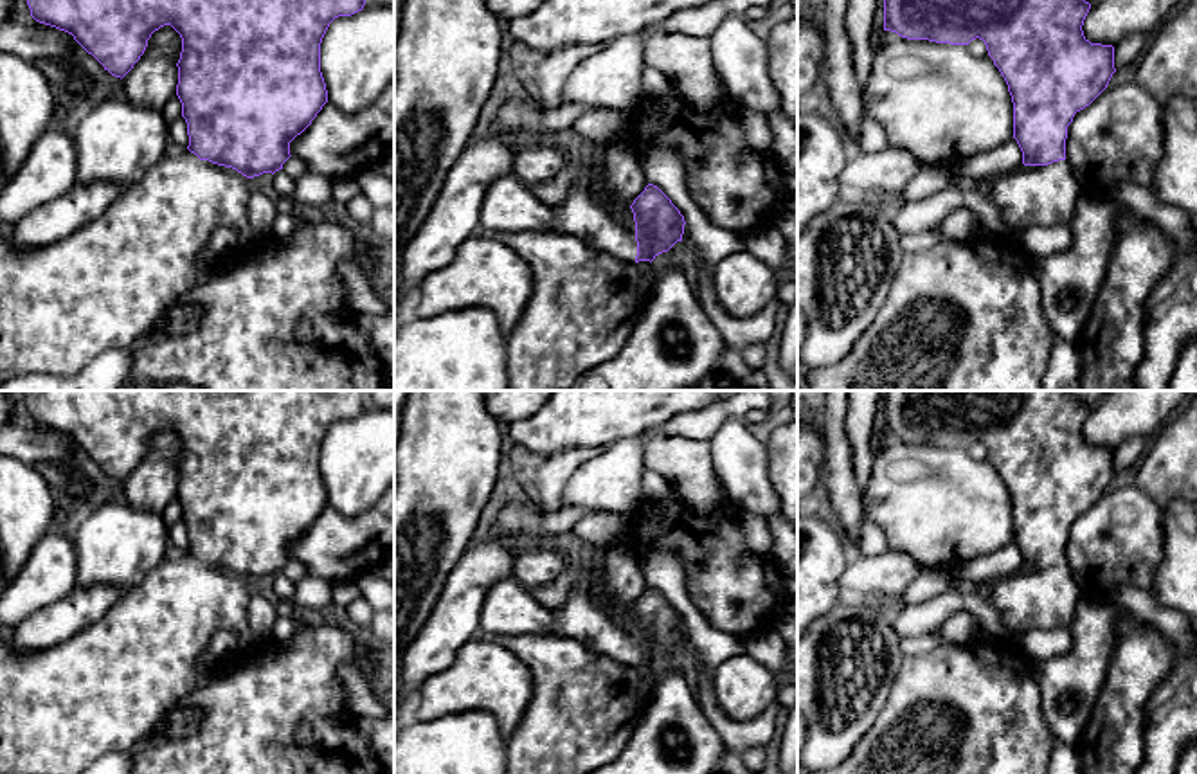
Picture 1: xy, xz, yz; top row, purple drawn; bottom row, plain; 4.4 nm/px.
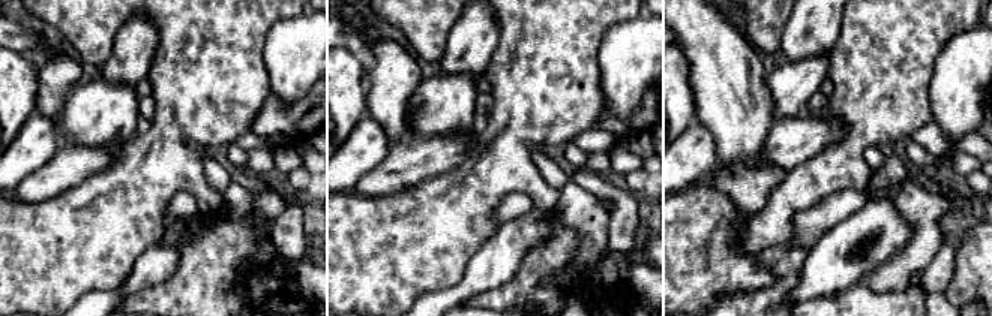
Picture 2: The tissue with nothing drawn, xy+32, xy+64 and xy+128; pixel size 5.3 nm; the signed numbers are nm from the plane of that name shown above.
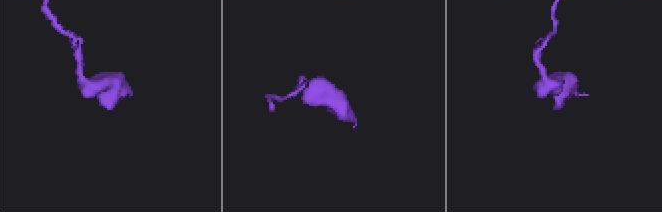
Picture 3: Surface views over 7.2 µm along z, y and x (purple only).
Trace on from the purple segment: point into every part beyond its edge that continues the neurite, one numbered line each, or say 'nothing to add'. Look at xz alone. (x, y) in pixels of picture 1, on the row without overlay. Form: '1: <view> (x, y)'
1: xz (585, 616)

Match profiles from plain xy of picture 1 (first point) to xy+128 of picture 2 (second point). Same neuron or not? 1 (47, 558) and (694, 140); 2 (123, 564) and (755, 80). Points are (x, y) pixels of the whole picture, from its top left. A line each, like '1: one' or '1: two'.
1: one
2: two

